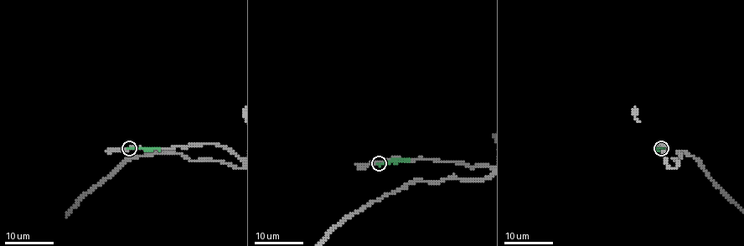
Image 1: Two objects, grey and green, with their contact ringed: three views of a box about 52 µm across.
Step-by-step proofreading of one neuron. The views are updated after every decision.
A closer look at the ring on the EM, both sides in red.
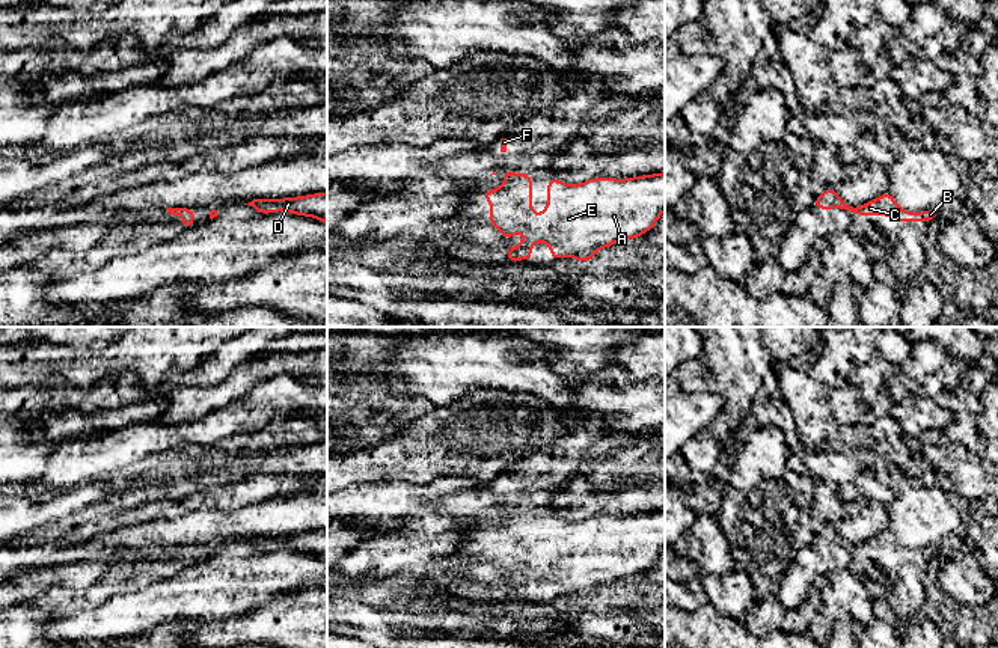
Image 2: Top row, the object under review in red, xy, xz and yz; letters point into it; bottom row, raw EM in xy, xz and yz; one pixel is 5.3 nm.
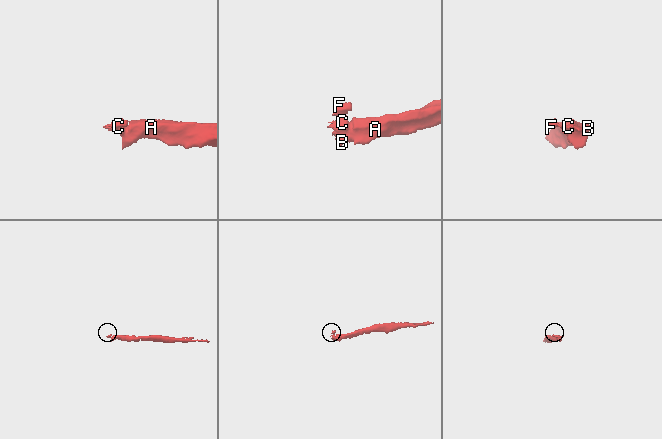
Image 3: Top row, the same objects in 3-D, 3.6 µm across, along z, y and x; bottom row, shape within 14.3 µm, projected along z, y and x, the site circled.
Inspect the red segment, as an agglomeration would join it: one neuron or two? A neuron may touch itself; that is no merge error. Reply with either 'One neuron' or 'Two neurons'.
Two neurons

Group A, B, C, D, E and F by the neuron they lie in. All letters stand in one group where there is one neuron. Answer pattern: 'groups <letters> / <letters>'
groups A B C D E / F

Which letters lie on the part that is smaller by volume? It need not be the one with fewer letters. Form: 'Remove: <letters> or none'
Remove: F

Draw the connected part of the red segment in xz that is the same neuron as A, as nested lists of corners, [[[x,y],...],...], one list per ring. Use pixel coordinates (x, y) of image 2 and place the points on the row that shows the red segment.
[[[665,172],[624,179],[591,178],[573,185],[547,178],[547,205],[540,217],[532,209],[531,173],[519,173],[501,187],[481,193],[481,197],[490,200],[490,225],[504,234],[504,240],[513,238],[522,229],[526,232],[519,247],[507,247],[508,262],[529,261],[532,244],[546,243],[552,261],[571,256],[582,264],[592,259],[603,247],[639,238],[659,222],[665,211]]]

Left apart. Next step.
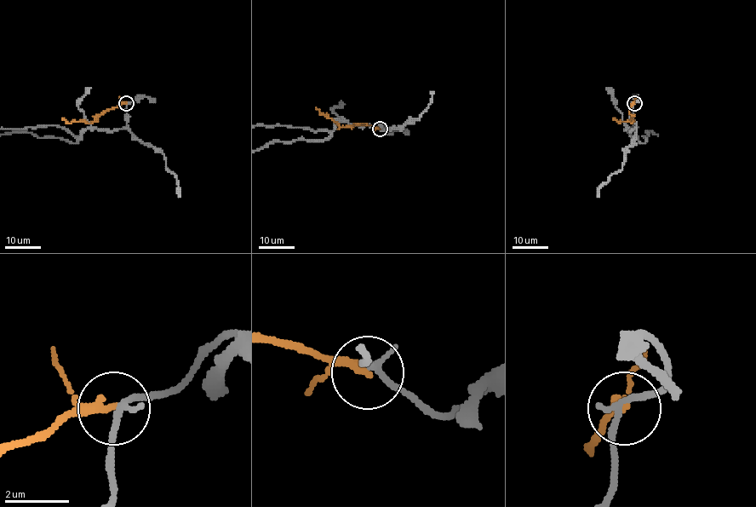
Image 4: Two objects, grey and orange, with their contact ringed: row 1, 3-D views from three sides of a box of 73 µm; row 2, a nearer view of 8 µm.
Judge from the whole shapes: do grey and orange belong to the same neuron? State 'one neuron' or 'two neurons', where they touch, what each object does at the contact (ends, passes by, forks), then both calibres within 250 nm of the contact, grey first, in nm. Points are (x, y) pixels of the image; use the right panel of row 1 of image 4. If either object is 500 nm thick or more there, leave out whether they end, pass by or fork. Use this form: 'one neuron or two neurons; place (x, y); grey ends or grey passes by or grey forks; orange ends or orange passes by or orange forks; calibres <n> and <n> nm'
two neurons; place (634, 103); grey passes by; orange ends; calibres 190 and 280 nm

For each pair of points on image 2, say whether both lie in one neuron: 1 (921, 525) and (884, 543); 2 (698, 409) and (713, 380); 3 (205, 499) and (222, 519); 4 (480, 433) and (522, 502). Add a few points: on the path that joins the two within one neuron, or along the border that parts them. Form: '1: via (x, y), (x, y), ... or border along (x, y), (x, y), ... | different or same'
1: border along (888, 528), (906, 547), (929, 546) | different
2: border along (707, 389), (721, 398), (722, 409), (704, 425) | different
3: border along (247, 505), (231, 511), (192, 510), (178, 517) | different
4: border along (504, 472), (480, 482) | different

